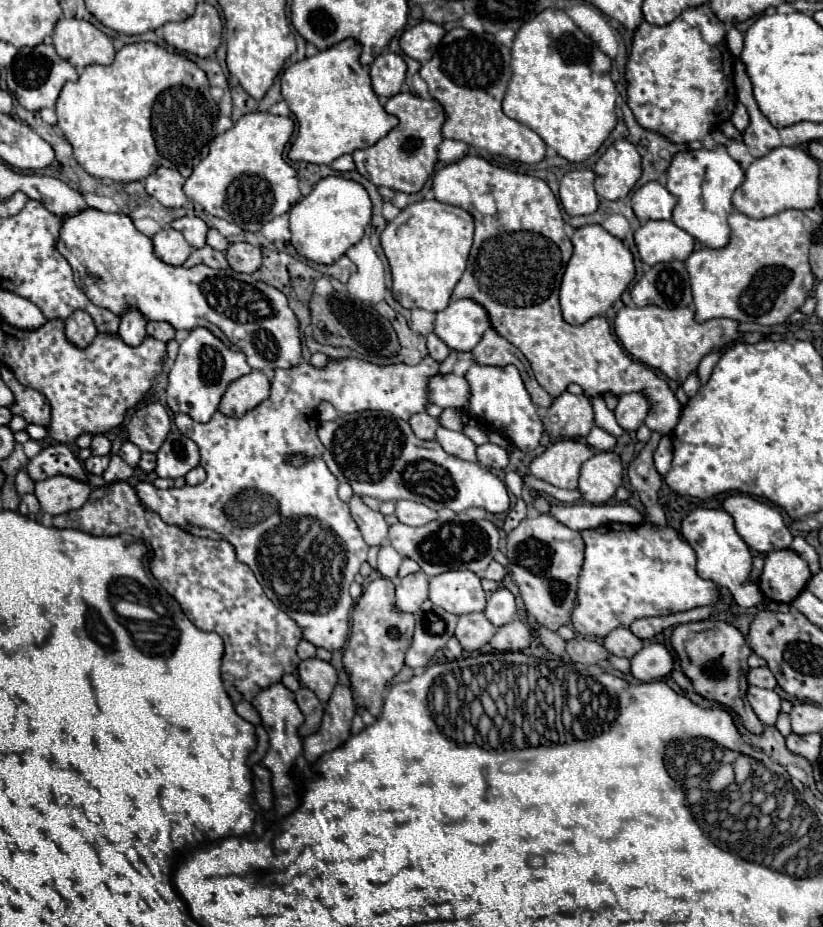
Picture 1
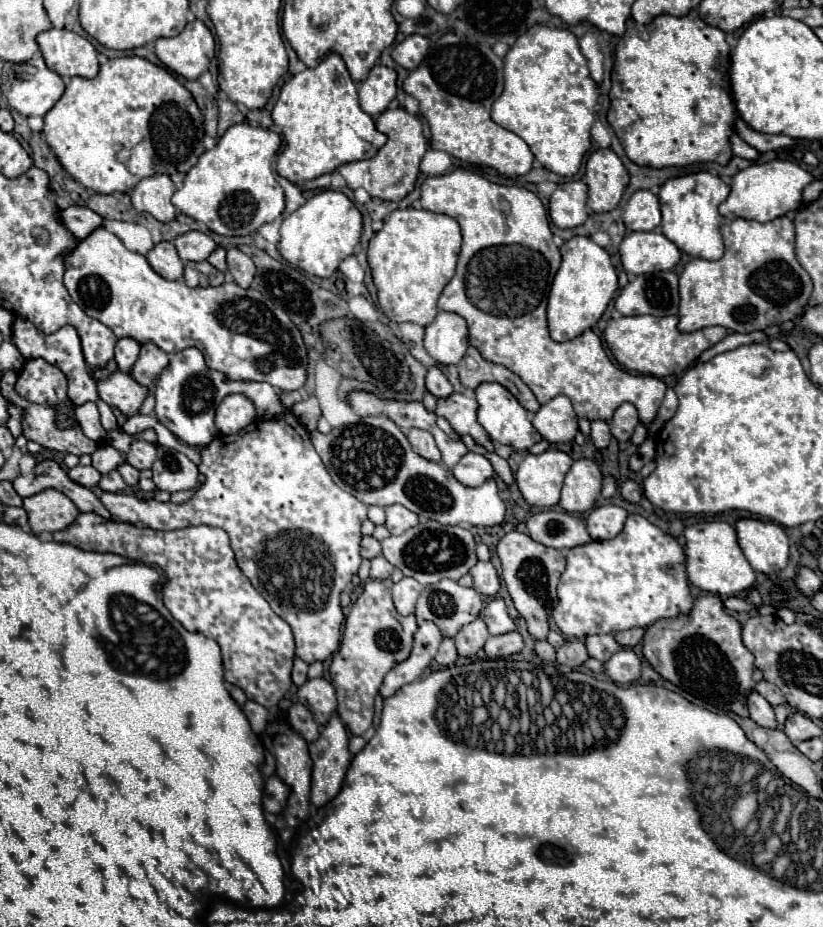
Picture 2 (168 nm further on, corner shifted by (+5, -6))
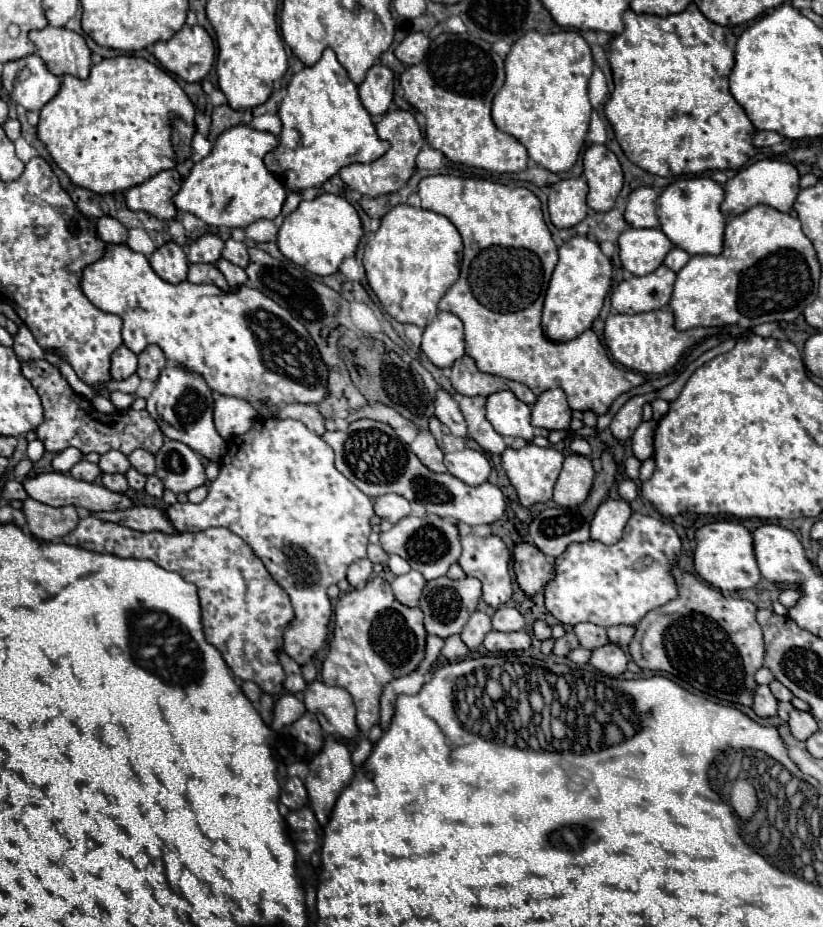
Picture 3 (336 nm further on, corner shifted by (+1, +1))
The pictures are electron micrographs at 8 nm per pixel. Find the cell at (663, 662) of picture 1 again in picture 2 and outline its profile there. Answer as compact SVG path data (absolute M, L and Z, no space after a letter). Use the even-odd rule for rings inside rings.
M621 649L605 661L605 673L615 683L633 683L641 673L641 657L637 657L631 649Z

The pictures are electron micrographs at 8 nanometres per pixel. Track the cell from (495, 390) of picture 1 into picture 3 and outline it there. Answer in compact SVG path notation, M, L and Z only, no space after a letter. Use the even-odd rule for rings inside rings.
M499 390L487 396L487 420L501 436L523 440L549 436L547 428L531 426L531 408L525 402L519 402L509 390Z

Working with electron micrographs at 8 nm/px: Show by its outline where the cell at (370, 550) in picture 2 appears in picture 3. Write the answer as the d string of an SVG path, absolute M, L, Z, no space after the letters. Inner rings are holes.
M369 544L369 546L367 546L367 558L369 558L371 562L381 562L381 564L385 564L387 558L389 558L389 554L387 554L379 544Z

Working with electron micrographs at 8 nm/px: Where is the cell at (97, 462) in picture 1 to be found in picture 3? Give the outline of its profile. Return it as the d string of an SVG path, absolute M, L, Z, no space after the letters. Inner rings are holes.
M79 460L71 470L69 474L75 478L75 480L83 480L83 482L95 482L99 476L101 476L101 470L97 464L91 464L87 460Z

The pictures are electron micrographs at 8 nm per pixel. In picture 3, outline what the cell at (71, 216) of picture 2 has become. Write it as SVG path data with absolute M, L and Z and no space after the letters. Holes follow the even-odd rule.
M111 216L95 218L95 232L105 244L123 244L127 240L127 228Z

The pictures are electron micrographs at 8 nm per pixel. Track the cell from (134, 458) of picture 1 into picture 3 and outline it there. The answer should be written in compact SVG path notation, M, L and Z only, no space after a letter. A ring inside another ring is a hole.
M129 468L125 476L127 476L131 488L135 488L135 490L143 490L143 486L145 486L145 476L143 476L143 474L139 474L135 468Z

